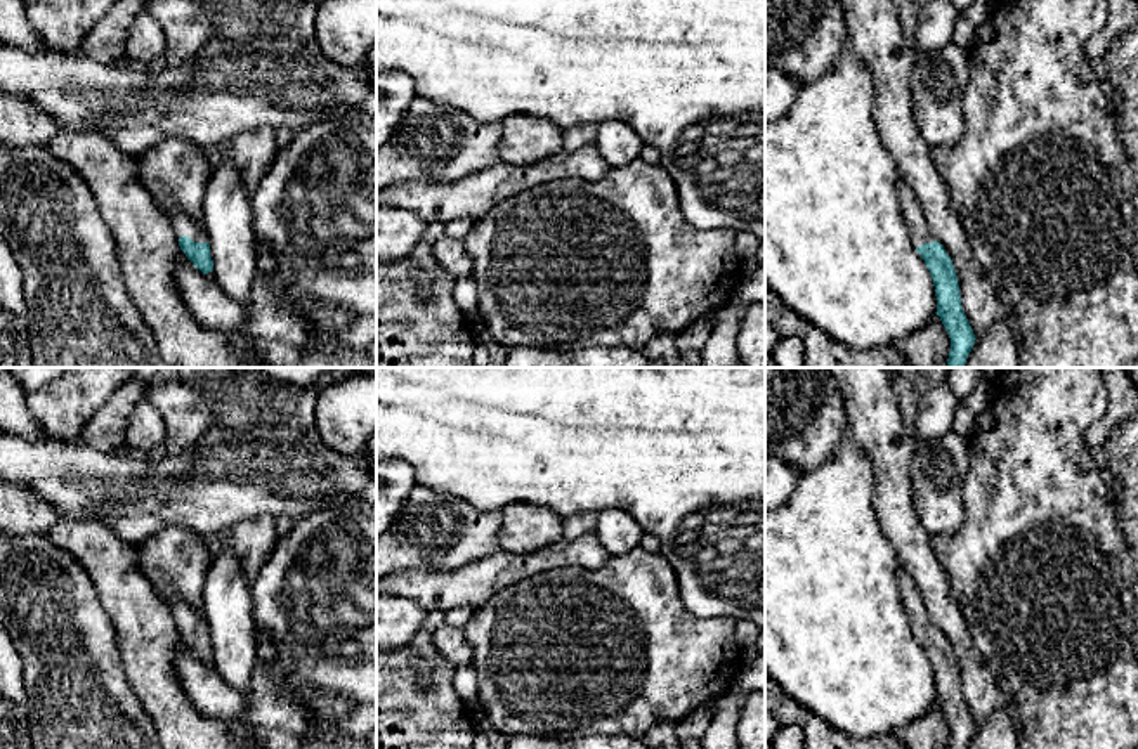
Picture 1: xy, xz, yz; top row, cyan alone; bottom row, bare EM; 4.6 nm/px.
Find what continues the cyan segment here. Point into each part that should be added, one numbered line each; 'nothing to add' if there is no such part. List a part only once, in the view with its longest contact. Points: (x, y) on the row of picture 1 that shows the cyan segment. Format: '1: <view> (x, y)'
1: xy (183, 226)

